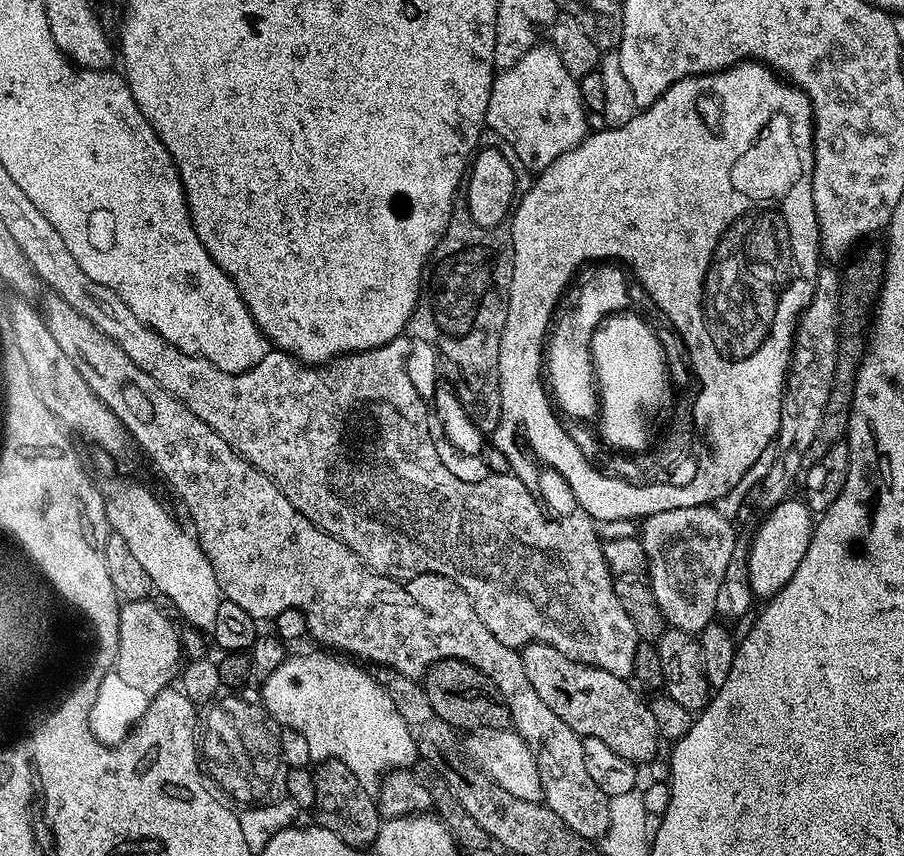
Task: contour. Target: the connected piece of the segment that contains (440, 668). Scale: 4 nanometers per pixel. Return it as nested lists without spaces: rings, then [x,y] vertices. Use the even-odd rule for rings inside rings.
[[[440,660],[424,673],[422,683],[426,698],[430,698],[430,706],[434,706],[438,718],[446,718],[451,728],[479,730],[509,727],[508,707],[500,697],[500,691],[492,685],[490,677],[479,672],[473,664],[465,660]]]

